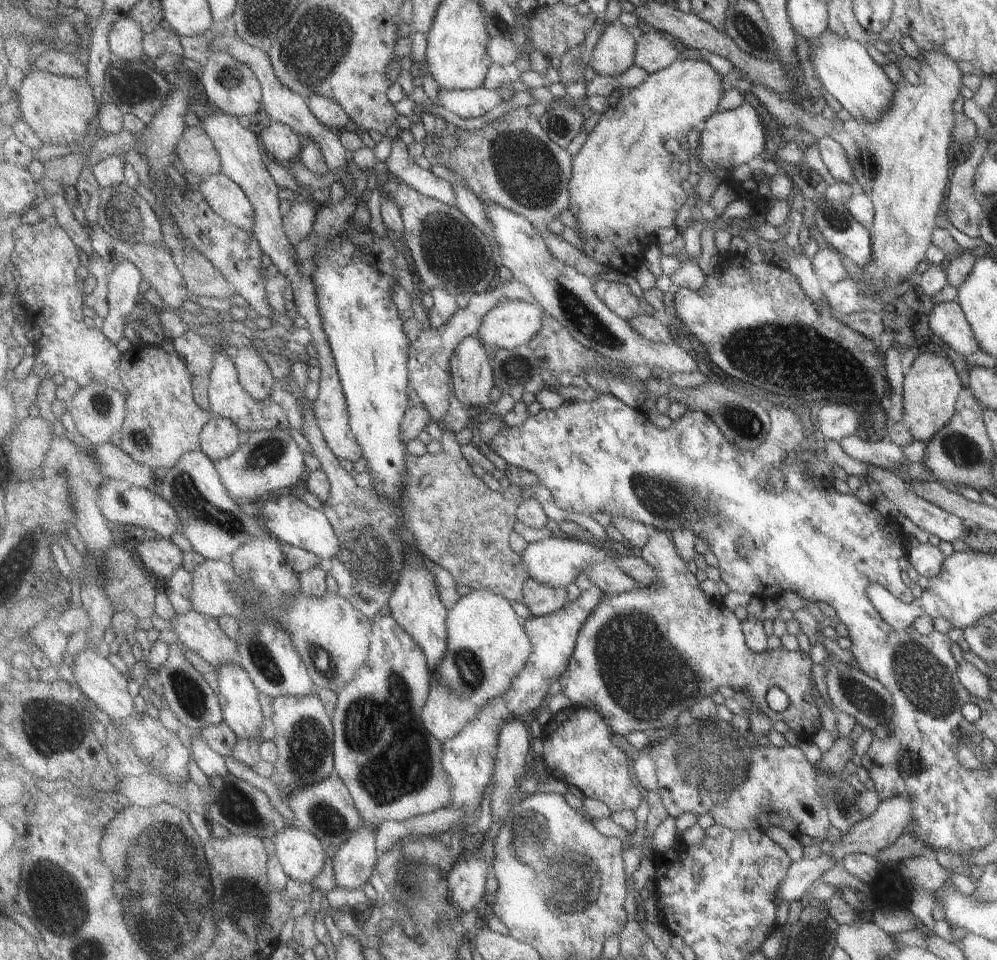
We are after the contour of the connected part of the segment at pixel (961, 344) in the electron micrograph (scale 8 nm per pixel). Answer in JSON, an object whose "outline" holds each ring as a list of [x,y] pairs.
{"outline":[[[953,301],[940,302],[927,312],[928,326],[956,356],[967,356],[978,349],[977,341],[961,307]]]}

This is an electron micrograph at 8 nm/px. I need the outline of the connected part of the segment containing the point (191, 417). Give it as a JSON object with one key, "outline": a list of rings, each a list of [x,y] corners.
{"outline":[[[139,343],[133,344],[124,353],[118,365],[119,374],[128,390],[128,414],[119,431],[121,433],[120,446],[123,450],[126,450],[138,463],[155,470],[157,468],[170,469],[180,462],[183,455],[191,451],[199,451],[201,431],[214,417],[214,414],[211,410],[201,408],[197,404],[192,388],[192,375],[188,371],[185,359],[173,351],[169,345]]]}

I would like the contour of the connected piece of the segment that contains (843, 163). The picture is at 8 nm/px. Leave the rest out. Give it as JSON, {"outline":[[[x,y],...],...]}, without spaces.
{"outline":[[[821,136],[817,141],[820,156],[834,180],[848,183],[853,188],[853,194],[863,193],[845,147],[831,136]]]}

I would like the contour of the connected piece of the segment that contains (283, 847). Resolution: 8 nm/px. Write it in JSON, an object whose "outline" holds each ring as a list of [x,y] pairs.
{"outline":[[[299,828],[281,831],[273,842],[268,842],[291,879],[311,884],[325,868],[323,843],[311,831]]]}

